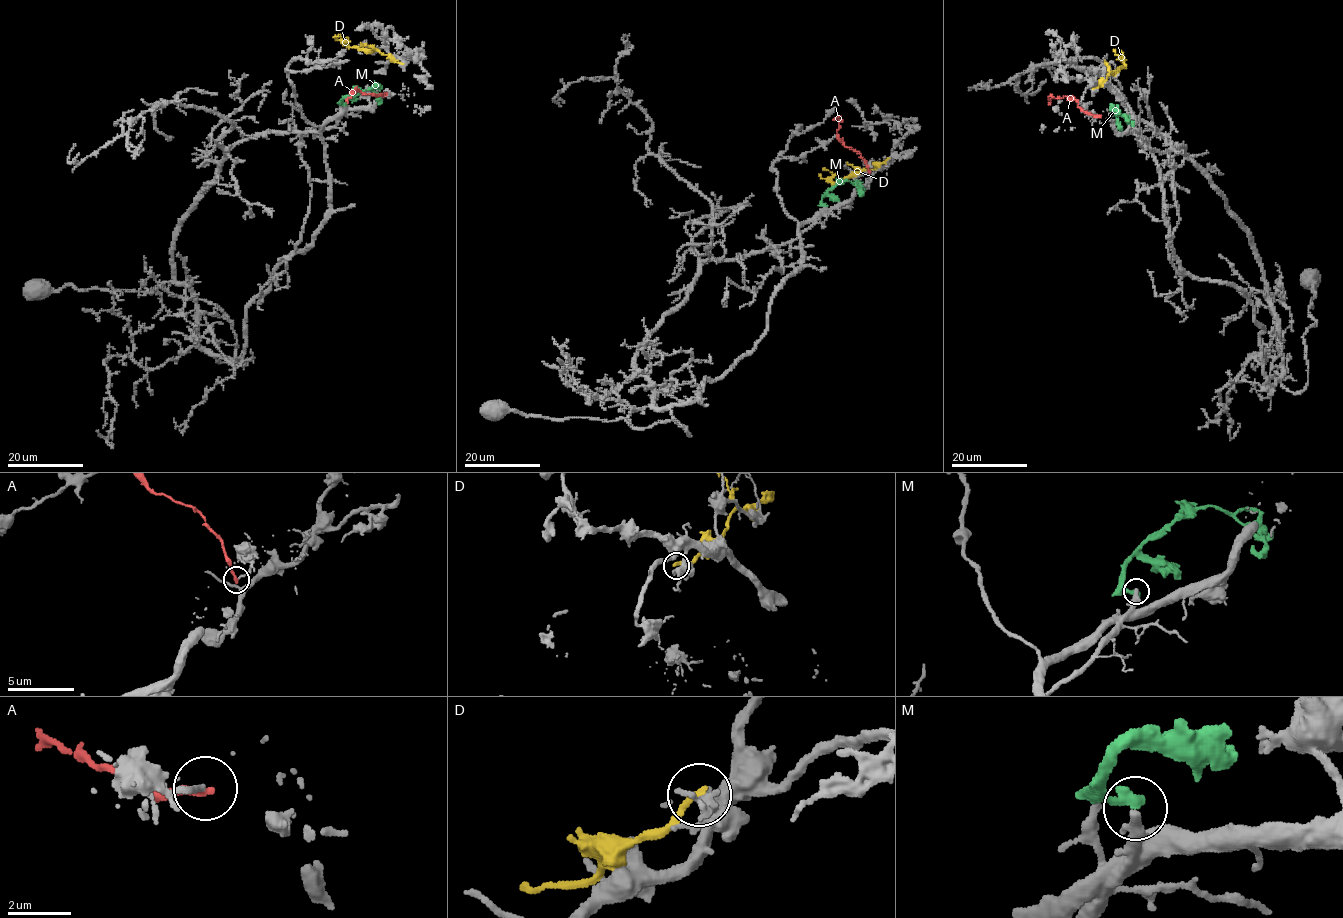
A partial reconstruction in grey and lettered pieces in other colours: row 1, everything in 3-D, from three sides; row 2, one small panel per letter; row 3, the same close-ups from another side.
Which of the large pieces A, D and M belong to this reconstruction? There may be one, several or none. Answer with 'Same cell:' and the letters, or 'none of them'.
Same cell: none of them

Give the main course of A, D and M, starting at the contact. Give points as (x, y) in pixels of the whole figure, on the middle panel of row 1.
A: (869, 172), (856, 151), (846, 147), (840, 140), (839, 117), (835, 119)
D: (888, 158), (875, 168), (852, 173), (834, 182), (831, 172), (822, 168)
M: (826, 204), (822, 203), (823, 196), (844, 181), (853, 183), (861, 195)

